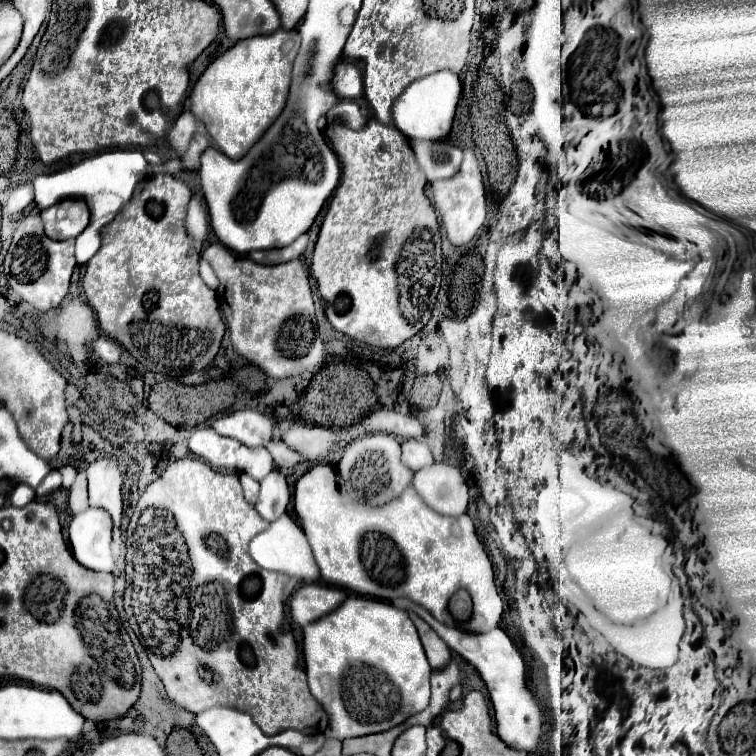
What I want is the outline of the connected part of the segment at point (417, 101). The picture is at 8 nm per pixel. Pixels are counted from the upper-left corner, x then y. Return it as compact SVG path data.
M438 71L428 77L422 77L408 85L404 93L396 99L392 113L394 125L400 129L408 139L442 139L450 133L454 111L460 99L462 87L458 85L460 79L452 71Z

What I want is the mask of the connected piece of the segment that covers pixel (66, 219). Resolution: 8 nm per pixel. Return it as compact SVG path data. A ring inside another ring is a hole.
M64 199L40 211L40 217L46 235L56 241L78 237L90 223L90 211L82 199Z

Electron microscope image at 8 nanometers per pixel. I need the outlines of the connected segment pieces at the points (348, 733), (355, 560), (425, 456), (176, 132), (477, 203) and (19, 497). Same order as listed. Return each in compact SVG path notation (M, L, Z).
M350 595L330 615L308 623L302 633L308 687L330 717L330 737L342 741L382 733L428 707L432 669L404 609Z
M332 463L314 465L298 479L294 493L294 509L302 521L302 529L322 571L324 583L380 599L408 597L428 609L438 621L446 625L456 625L454 617L448 613L448 597L452 597L458 589L468 589L474 601L474 613L466 621L468 631L486 633L498 625L504 605L494 585L492 563L482 543L478 541L474 523L468 515L442 517L422 501L422 497L414 491L412 485L406 487L398 499L392 499L382 507L372 507L368 503L354 501L350 495L340 491L336 467Z
M406 439L406 441L402 441L402 463L408 469L418 471L418 469L434 463L434 459L432 459L432 453L426 443L416 441L416 439Z
M182 111L180 117L176 119L170 135L168 135L168 141L172 145L172 149L182 157L188 149L188 143L192 139L194 133L204 133L204 125L196 121L196 117L190 113L190 111Z
M464 149L464 163L458 175L432 183L434 193L434 207L442 217L442 225L446 229L446 235L452 245L466 245L478 229L486 221L486 197L484 197L484 181L478 167L478 159L474 157L472 149Z
M18 485L18 487L14 487L14 491L10 493L10 503L12 503L14 507L24 507L24 505L28 505L28 503L34 501L34 499L36 499L36 493L34 493L34 489L28 487L28 485Z

